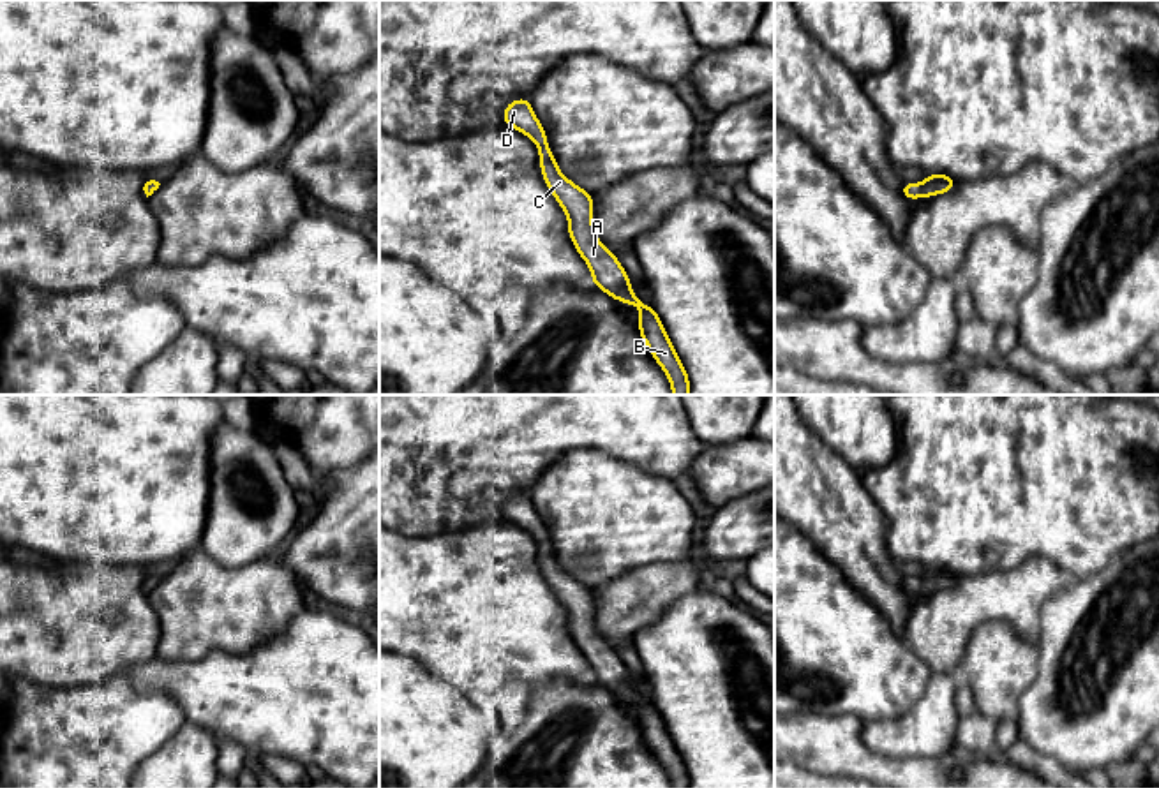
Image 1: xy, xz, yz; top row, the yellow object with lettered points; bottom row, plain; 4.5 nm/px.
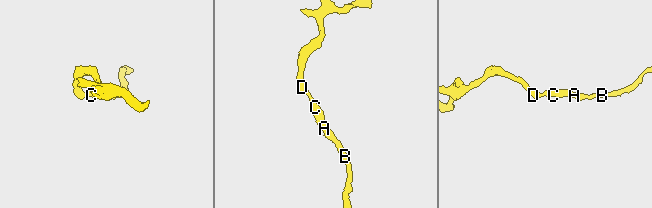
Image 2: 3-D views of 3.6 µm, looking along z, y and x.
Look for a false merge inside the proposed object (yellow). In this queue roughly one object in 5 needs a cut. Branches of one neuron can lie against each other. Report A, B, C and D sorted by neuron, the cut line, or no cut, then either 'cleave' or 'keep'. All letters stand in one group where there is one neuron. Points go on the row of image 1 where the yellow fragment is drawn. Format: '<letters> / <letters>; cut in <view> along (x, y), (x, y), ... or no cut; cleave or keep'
A B C D; no cut; keep

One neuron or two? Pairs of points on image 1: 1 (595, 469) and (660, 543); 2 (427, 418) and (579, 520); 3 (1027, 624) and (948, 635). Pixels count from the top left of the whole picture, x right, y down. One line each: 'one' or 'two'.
1: one
2: two
3: one

